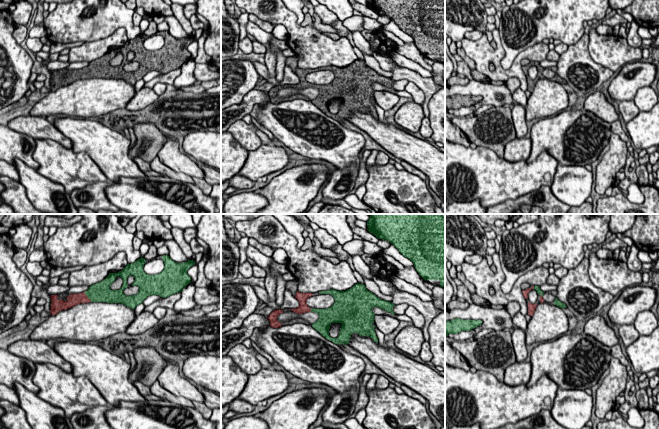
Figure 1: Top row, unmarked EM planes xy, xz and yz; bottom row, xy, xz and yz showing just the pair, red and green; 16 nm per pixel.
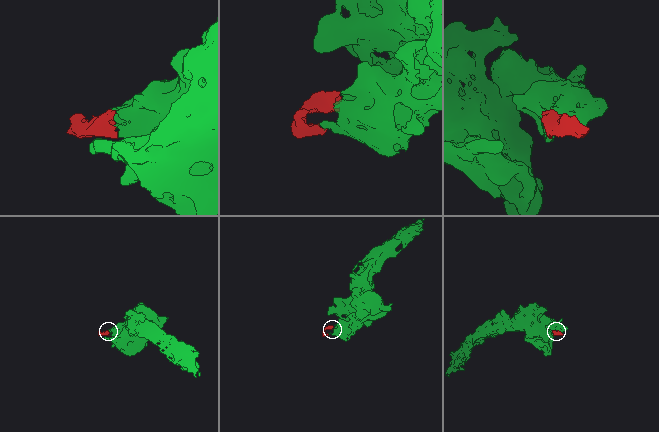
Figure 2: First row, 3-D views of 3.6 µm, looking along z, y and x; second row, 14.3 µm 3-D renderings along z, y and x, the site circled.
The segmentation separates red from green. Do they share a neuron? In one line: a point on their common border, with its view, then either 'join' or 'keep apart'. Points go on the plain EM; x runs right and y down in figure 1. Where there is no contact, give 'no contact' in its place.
xy (87, 73) | join

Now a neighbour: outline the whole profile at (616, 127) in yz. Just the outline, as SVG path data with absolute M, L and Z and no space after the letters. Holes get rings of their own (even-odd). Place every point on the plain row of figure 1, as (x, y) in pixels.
M619 119L611 123L611 132L617 134L624 142L629 141L627 134L622 129L622 125Z

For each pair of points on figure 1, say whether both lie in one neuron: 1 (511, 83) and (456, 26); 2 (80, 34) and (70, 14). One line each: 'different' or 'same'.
1: different
2: same

